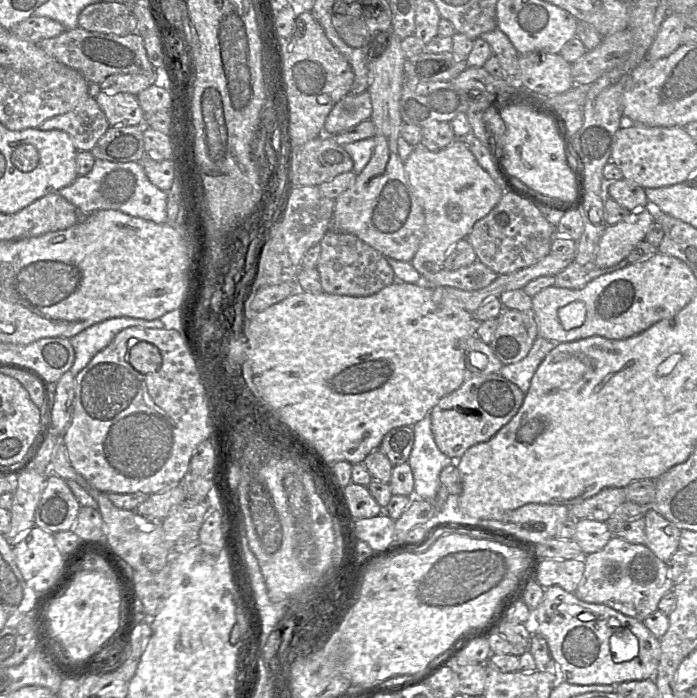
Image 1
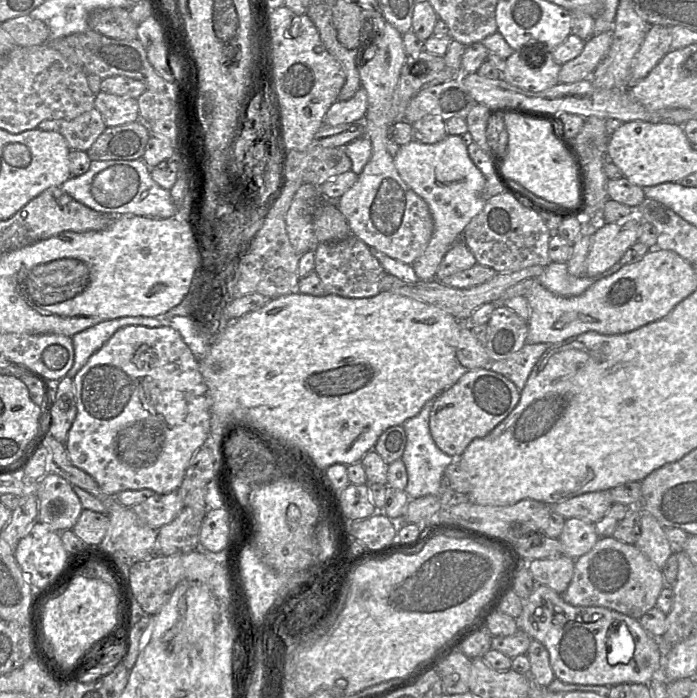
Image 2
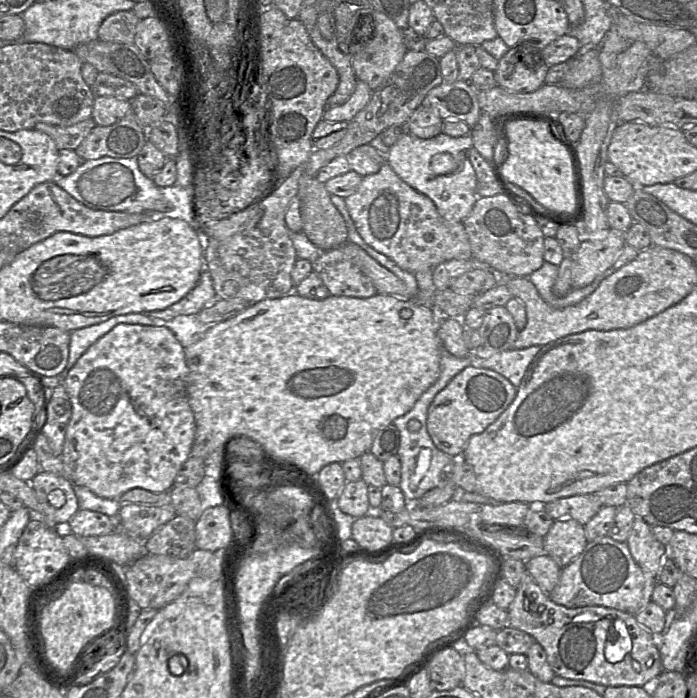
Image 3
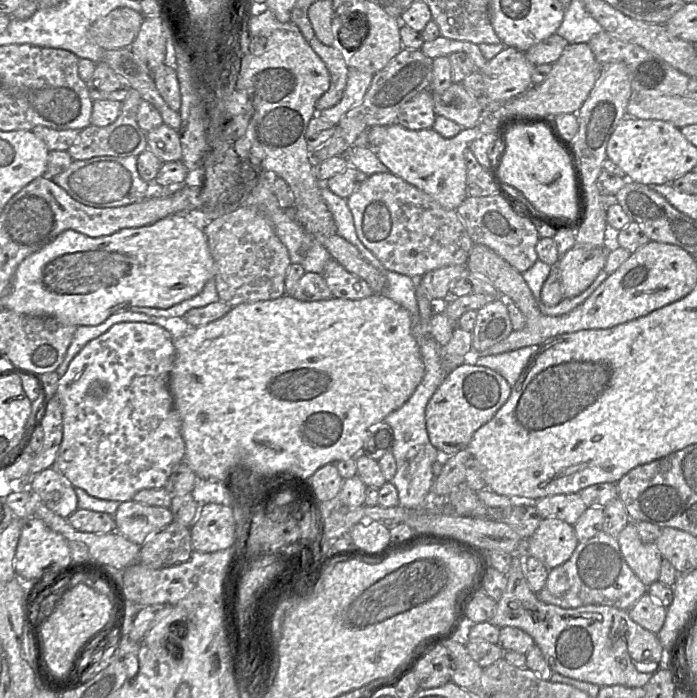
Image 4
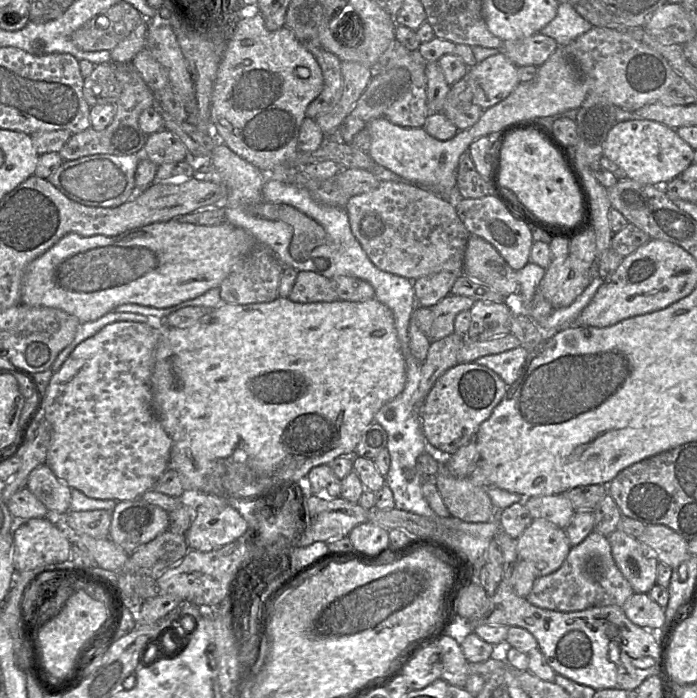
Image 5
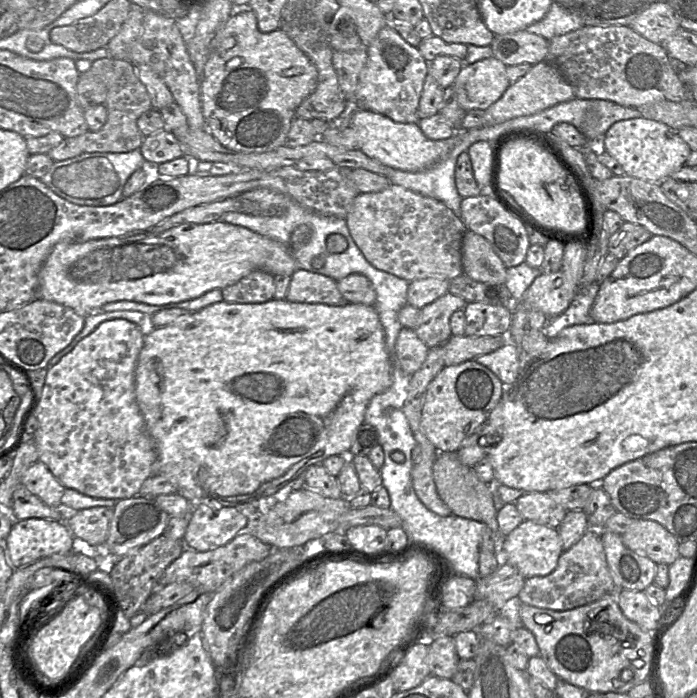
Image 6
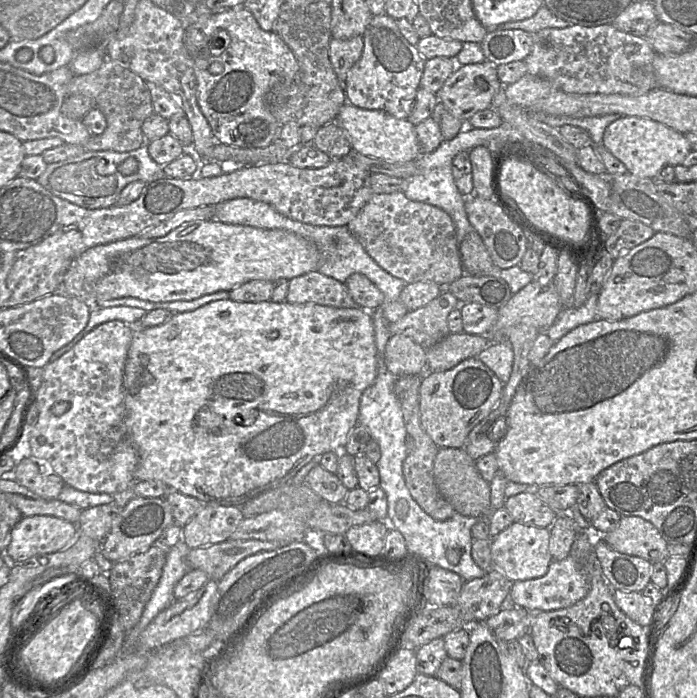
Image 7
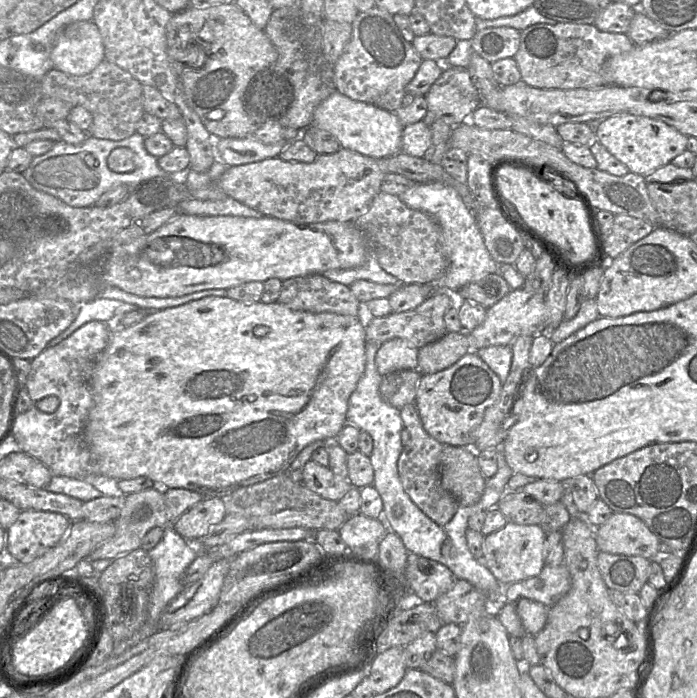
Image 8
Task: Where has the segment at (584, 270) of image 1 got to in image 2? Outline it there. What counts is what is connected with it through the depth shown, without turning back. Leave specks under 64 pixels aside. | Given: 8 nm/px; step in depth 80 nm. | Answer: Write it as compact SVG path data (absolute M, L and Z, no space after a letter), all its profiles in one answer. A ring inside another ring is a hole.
M551 262L537 279L542 286L555 295L574 297L581 295L595 282L614 274L622 267L623 265L616 263L610 269L596 276L575 277L568 273L567 263Z

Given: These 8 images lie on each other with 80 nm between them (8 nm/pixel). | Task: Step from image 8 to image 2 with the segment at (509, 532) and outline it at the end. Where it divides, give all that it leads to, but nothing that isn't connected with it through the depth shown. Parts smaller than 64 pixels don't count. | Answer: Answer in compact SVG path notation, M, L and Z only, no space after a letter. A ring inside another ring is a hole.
M578 518L566 519L558 538L563 548L563 555L573 560L587 554L598 539L595 523Z

